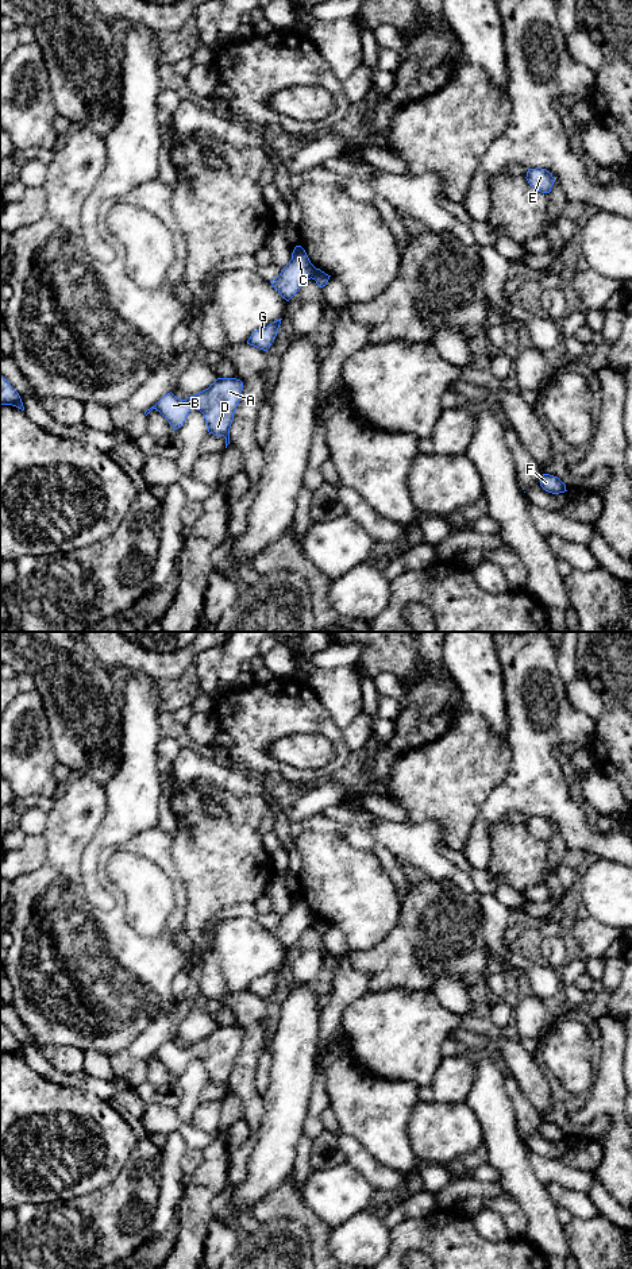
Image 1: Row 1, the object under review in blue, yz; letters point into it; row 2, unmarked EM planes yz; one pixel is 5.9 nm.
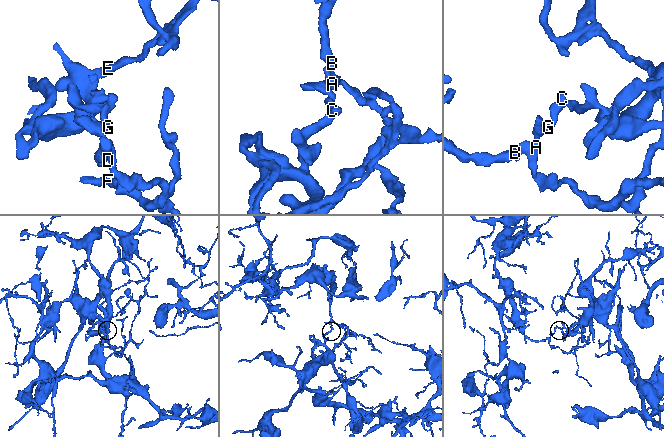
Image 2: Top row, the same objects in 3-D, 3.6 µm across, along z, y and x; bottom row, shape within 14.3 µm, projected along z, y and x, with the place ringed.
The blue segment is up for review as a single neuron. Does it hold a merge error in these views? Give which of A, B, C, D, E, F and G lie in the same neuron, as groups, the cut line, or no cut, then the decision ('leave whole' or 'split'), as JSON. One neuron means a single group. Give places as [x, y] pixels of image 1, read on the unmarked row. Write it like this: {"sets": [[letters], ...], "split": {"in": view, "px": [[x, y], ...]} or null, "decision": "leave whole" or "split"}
{"sets": [["A", "B", "C", "D", "F", "G"], ["E"]], "split": {"in": "yz", "px": [[315, 915], [311, 925]]}, "decision": "split"}

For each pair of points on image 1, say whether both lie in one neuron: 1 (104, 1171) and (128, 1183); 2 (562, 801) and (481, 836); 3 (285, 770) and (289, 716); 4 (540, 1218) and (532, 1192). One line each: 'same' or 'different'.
1: different
2: same
3: same
4: same

